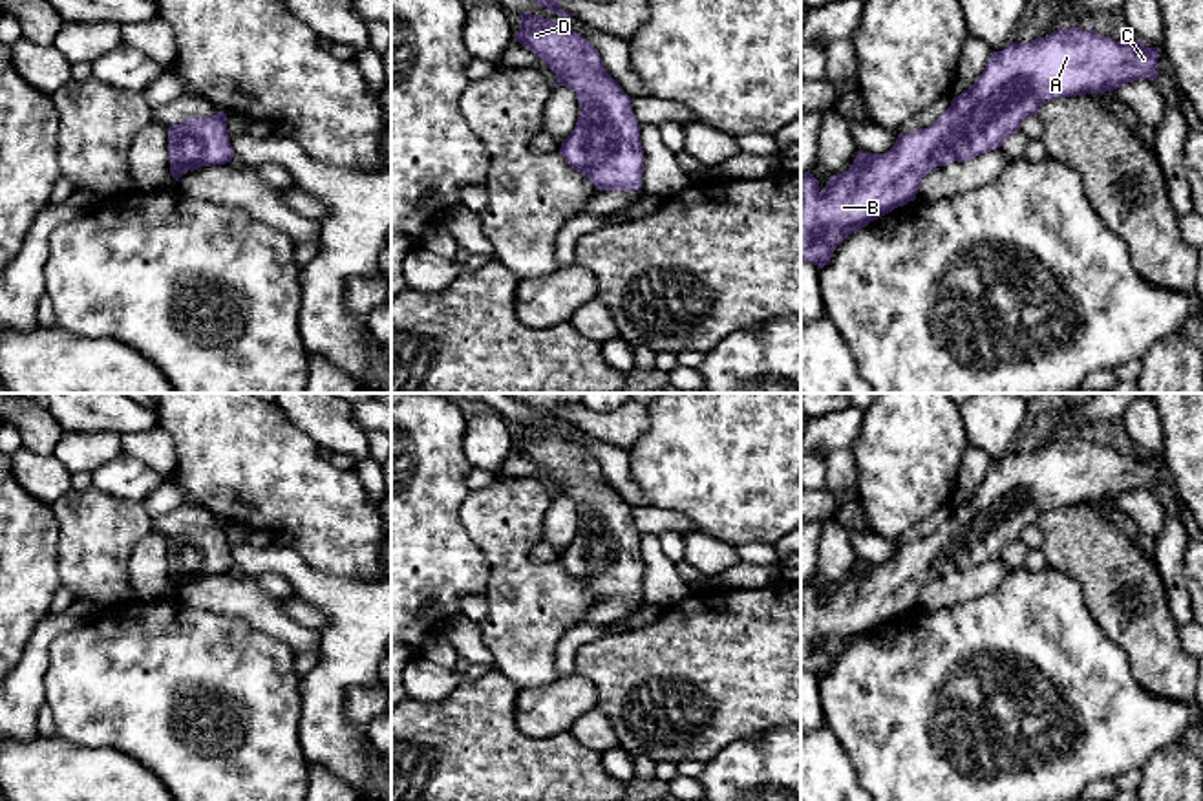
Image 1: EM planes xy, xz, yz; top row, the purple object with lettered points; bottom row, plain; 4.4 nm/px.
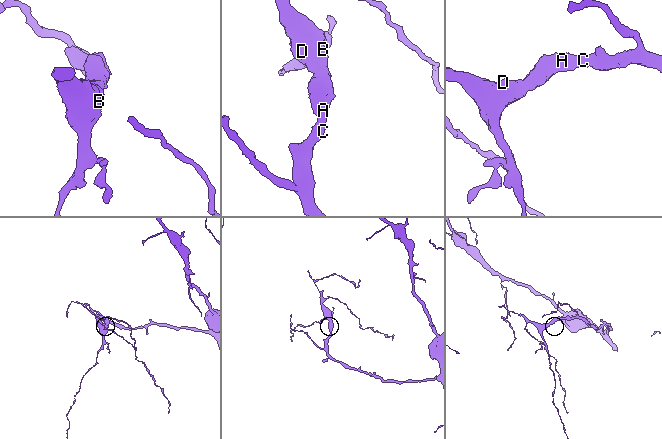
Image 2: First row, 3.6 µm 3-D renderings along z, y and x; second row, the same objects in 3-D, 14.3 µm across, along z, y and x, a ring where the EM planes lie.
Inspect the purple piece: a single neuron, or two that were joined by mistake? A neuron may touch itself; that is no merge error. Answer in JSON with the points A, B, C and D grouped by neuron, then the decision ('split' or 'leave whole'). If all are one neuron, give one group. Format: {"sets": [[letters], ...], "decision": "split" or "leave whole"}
{"sets": [["A", "B", "C", "D"]], "decision": "leave whole"}

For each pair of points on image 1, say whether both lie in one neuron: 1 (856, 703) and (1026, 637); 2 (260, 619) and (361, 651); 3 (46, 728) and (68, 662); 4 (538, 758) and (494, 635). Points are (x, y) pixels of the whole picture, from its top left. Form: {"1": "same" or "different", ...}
{"1": "same", "2": "different", "3": "different", "4": "different"}

